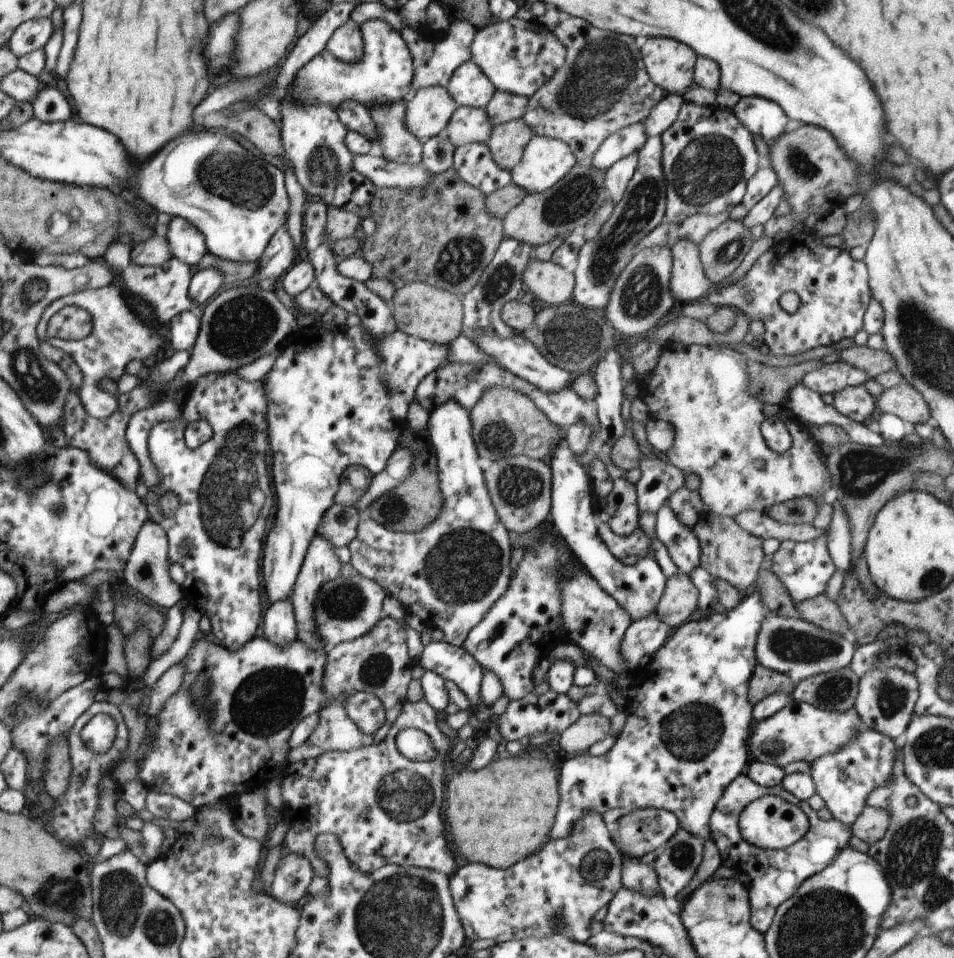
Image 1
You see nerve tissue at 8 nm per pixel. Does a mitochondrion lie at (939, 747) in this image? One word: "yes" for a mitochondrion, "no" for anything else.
yes

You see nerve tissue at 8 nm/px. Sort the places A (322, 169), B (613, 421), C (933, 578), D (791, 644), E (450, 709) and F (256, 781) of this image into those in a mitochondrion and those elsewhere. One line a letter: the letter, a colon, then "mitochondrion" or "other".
A: mitochondrion
B: other
C: mitochondrion
D: mitochondrion
E: other
F: other

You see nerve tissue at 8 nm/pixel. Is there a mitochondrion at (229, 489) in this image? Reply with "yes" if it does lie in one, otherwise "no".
yes

